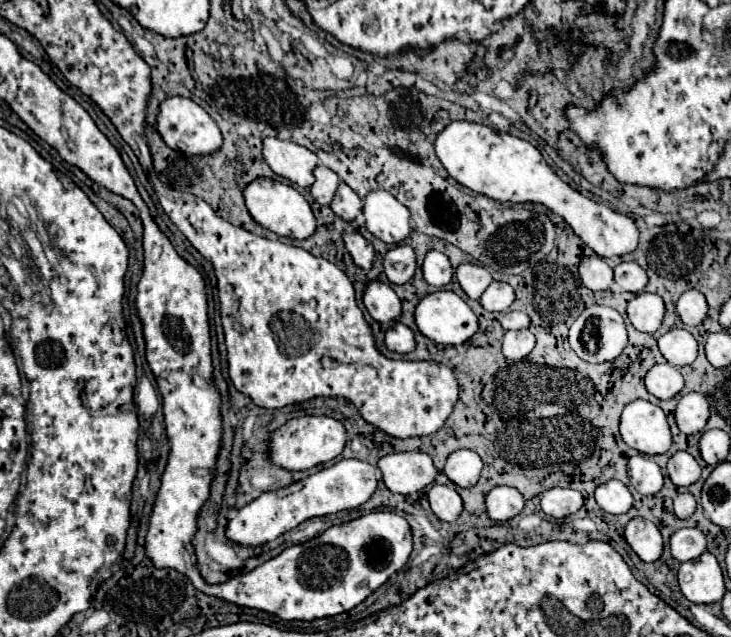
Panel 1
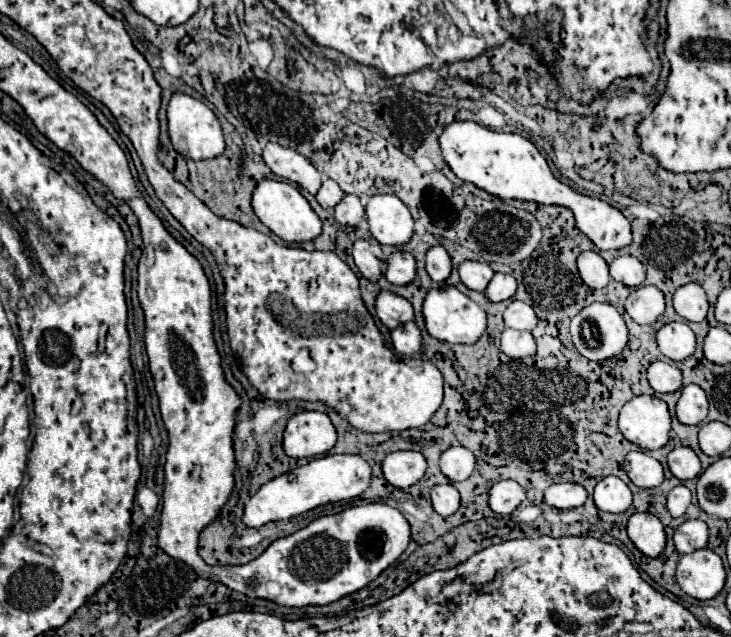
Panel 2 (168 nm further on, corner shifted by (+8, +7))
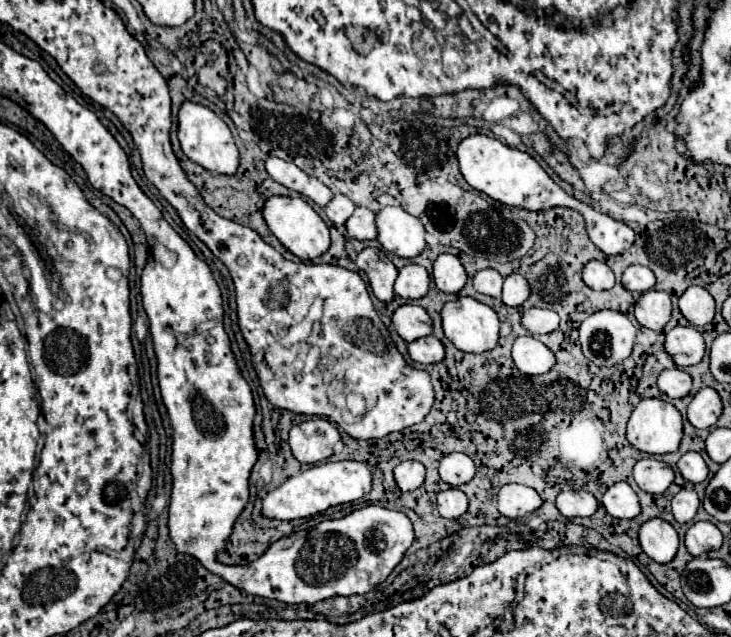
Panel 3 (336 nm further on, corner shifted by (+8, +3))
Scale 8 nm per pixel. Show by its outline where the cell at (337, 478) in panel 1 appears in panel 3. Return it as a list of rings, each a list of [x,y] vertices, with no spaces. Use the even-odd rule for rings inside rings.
[[[345,460],[345,462],[325,462],[315,464],[309,470],[303,470],[289,480],[285,480],[279,488],[269,492],[263,498],[263,514],[279,520],[295,520],[313,516],[317,512],[327,510],[329,506],[345,504],[363,498],[371,490],[371,472],[363,462]]]

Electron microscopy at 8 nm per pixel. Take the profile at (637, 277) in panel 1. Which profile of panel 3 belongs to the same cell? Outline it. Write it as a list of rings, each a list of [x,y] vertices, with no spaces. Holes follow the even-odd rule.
[[[629,266],[621,282],[631,292],[647,292],[655,286],[655,274],[647,266]]]

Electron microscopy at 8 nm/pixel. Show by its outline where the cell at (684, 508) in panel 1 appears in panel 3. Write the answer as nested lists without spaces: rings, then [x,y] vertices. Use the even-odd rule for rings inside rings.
[[[683,488],[681,492],[677,492],[673,496],[673,514],[675,514],[675,520],[685,524],[689,520],[693,520],[693,516],[697,514],[697,508],[699,508],[699,498],[697,498],[697,492],[693,488]]]

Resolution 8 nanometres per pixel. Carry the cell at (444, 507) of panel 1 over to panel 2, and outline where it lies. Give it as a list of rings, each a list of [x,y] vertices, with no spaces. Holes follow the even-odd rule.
[[[441,484],[431,488],[431,502],[437,514],[449,516],[459,510],[459,492],[453,484]]]

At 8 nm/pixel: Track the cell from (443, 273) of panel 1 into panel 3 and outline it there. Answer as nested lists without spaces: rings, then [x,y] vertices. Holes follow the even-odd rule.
[[[441,254],[433,264],[433,278],[441,292],[457,294],[467,284],[467,272],[457,256]]]

